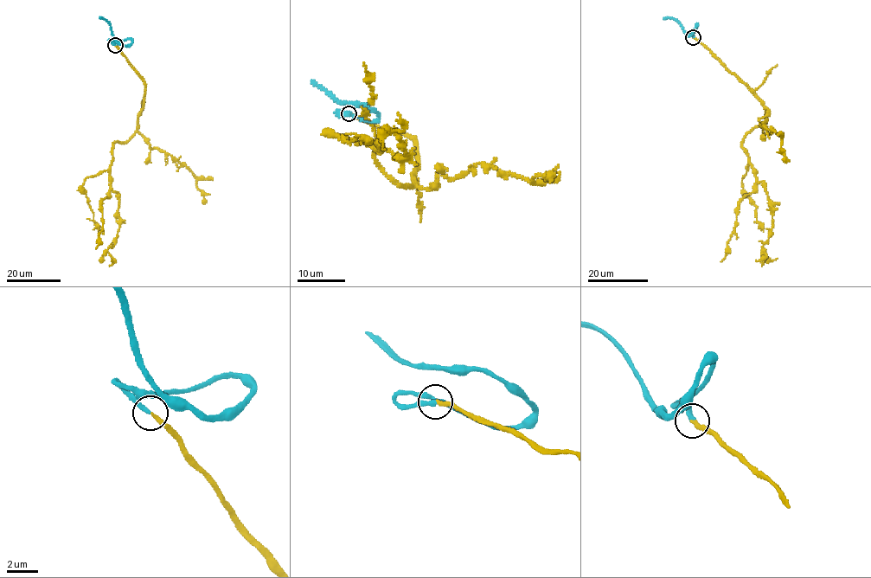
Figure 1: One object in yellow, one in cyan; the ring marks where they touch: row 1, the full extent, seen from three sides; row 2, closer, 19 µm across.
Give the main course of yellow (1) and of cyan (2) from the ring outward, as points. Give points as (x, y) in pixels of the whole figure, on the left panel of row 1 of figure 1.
1: (115, 45), (145, 93), (134, 134), (113, 144), (110, 181), (119, 220), (109, 266)
2: (115, 45), (113, 42), (127, 39), (132, 41), (126, 45), (119, 44), (107, 22), (99, 16)

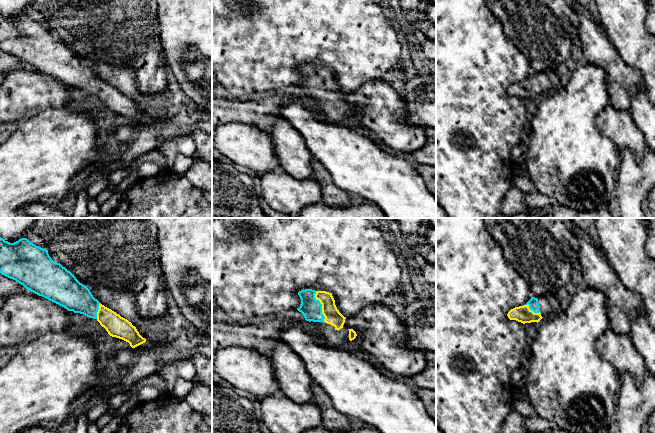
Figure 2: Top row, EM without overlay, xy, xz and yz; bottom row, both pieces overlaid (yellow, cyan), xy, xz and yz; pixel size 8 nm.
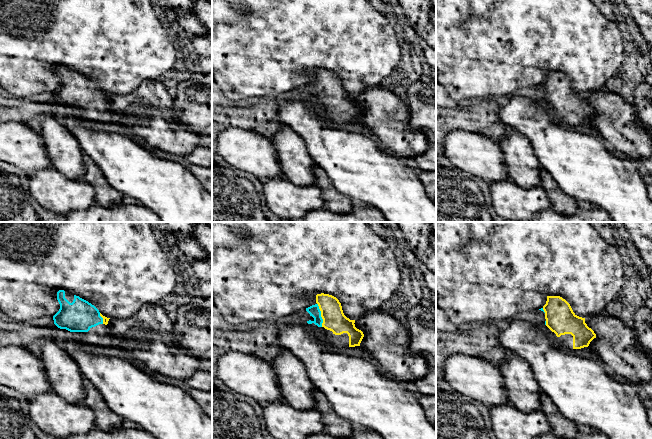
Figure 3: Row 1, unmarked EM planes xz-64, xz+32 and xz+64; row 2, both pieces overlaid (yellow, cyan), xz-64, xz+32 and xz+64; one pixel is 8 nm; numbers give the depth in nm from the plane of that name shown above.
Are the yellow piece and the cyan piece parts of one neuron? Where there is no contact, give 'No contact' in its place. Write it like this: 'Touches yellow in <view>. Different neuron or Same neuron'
Touches yellow in xz. Same neuron

